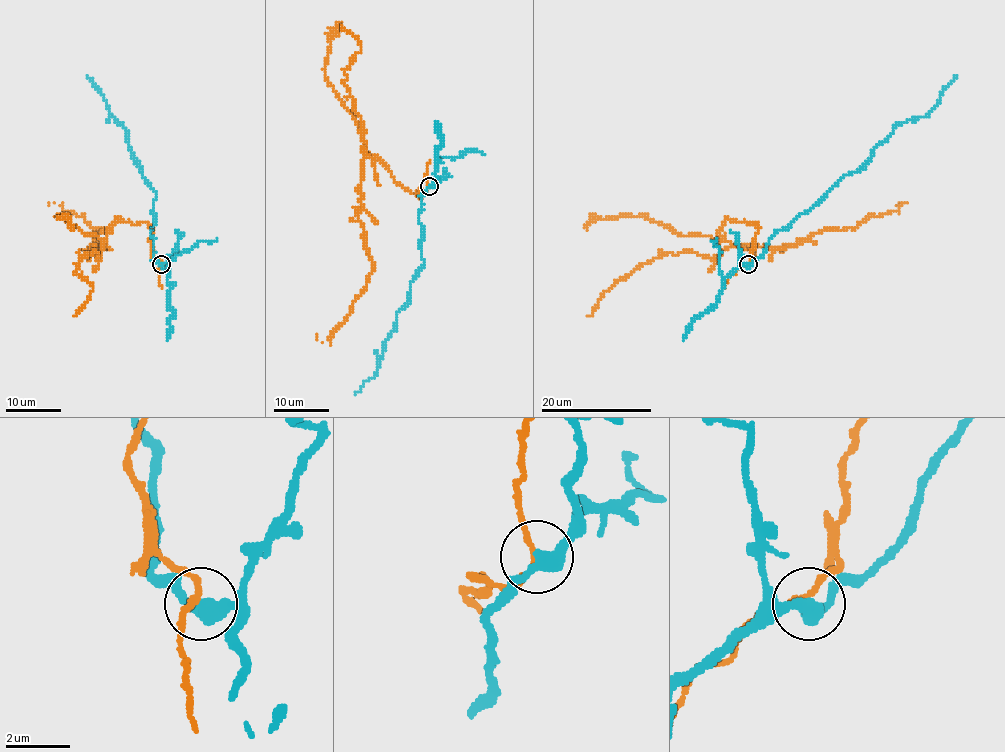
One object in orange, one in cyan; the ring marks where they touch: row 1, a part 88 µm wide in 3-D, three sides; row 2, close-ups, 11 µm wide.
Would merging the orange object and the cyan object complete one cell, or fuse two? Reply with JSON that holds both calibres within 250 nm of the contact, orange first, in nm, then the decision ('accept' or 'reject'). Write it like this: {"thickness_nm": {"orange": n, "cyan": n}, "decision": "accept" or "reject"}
{"thickness_nm": {"orange": 160, "cyan": 440}, "decision": "reject"}

